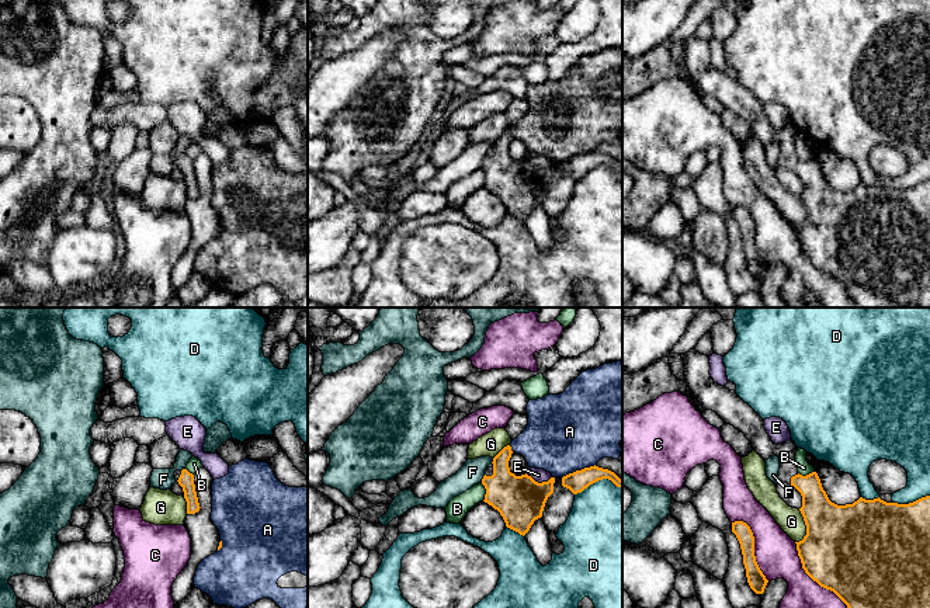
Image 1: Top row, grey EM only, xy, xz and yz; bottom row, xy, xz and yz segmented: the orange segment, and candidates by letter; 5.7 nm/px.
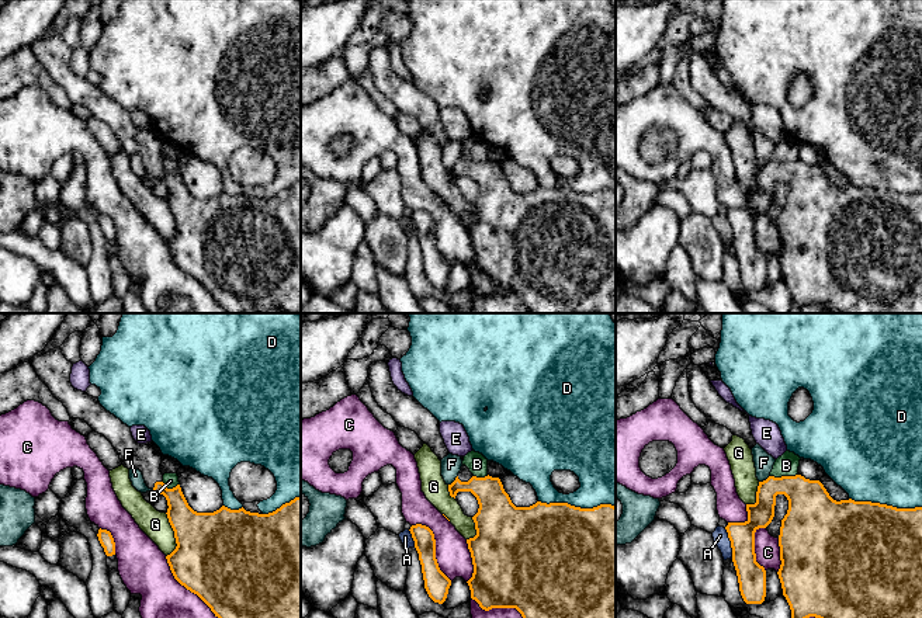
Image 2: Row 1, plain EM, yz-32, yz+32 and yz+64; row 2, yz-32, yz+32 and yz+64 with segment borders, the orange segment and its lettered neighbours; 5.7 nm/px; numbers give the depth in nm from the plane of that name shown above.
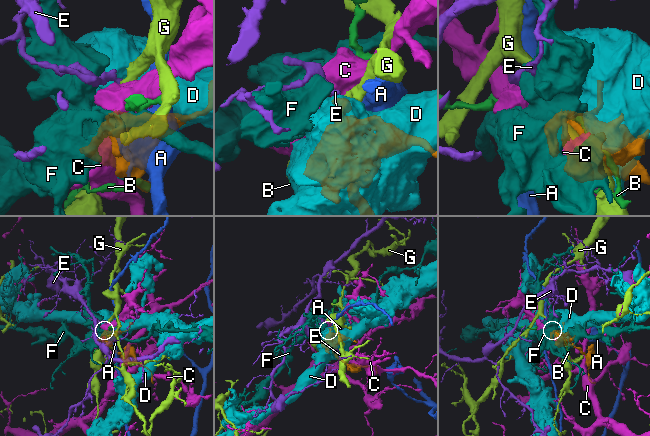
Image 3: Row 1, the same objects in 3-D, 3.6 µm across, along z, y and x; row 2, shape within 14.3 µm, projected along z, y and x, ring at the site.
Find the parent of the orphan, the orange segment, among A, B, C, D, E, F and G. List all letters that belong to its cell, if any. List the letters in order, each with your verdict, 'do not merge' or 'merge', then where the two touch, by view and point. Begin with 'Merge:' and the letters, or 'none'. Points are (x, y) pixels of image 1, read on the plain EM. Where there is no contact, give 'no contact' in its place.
Merge: none
A: do not merge; meets orange in xz at (578, 156)
B: do not merge; meets orange in xz at (486, 177)
C: do not merge; meets orange in yz at (819, 270)
D: do not merge; meets orange in xz at (597, 166)
E: do not merge; meets orange in xz at (537, 167)
F: do not merge; meets orange in xz at (482, 164)
G: do not merge; meets orange in yz at (807, 214)

